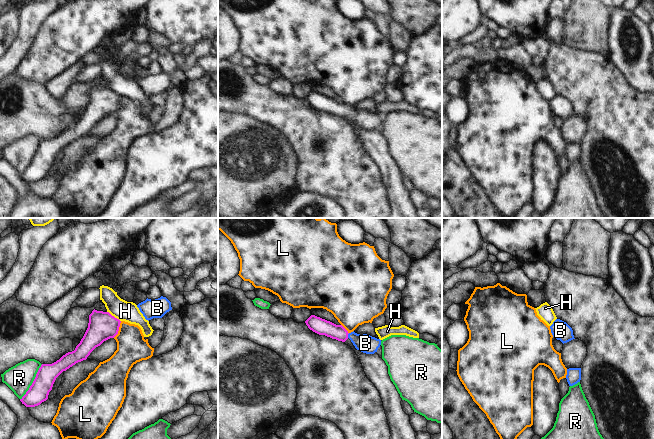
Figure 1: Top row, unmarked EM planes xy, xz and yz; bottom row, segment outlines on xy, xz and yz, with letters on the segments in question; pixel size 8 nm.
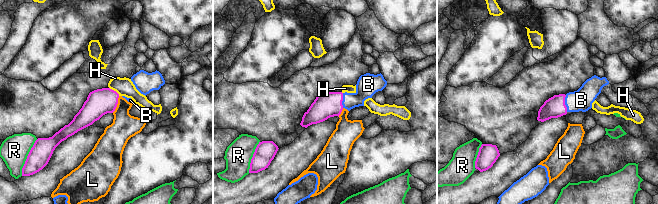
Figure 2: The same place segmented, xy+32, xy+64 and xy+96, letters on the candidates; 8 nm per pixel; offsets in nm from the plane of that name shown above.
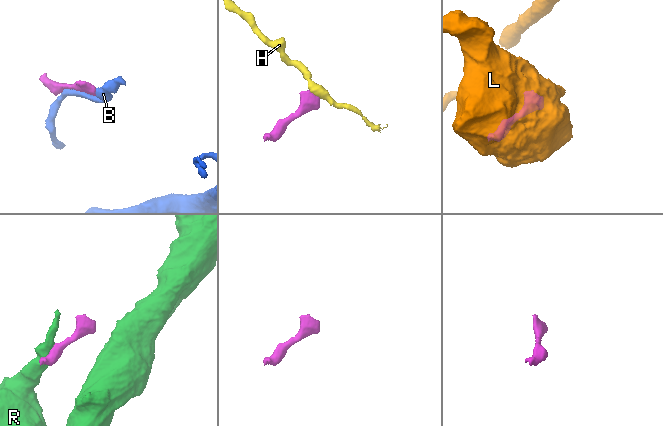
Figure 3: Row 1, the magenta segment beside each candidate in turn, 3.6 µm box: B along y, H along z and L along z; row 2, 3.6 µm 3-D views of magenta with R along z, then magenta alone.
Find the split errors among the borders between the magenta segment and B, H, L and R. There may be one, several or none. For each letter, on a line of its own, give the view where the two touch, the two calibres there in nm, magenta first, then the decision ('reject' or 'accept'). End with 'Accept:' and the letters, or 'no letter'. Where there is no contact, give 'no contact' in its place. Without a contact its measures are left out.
B: xz | 130/150 nm | accept
H: xy | 220/160 nm | reject
L: xy | 220/240 nm | reject
R: xy | 160/220 nm | reject
Accept: B

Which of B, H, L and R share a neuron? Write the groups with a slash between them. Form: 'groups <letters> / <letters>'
groups B / H / L / R

